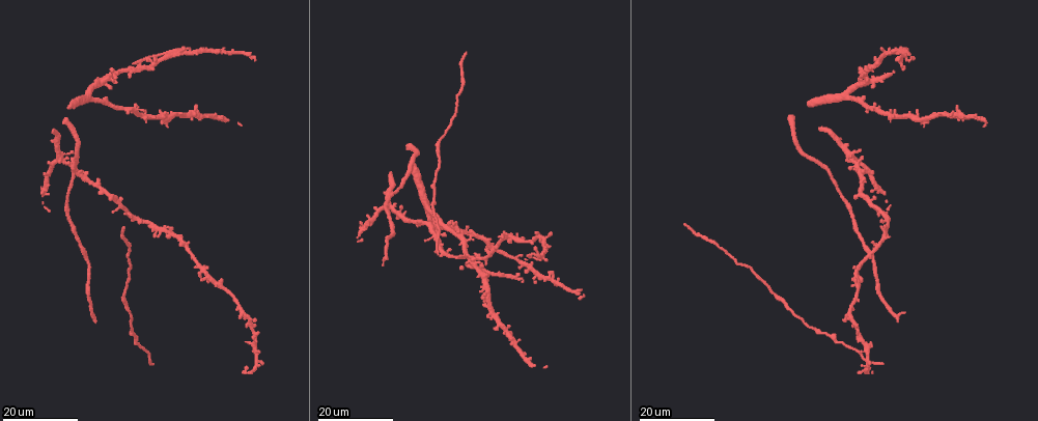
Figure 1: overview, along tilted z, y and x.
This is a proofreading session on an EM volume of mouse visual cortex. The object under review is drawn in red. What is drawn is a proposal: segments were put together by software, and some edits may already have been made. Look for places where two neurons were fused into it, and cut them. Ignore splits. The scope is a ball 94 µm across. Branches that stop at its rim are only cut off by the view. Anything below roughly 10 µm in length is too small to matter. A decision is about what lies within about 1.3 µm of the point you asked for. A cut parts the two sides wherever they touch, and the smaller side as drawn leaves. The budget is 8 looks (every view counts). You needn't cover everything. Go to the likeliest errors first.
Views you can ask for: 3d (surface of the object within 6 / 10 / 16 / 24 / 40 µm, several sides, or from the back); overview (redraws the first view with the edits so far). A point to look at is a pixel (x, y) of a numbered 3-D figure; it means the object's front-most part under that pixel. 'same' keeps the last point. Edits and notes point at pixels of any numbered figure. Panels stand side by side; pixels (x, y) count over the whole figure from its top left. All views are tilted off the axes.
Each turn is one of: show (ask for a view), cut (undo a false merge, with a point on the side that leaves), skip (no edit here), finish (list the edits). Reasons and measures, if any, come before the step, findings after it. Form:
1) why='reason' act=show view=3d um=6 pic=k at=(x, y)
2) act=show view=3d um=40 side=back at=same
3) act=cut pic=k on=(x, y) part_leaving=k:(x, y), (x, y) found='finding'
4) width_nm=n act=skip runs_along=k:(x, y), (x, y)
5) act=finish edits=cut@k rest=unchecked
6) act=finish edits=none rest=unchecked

why='calibre changes' act=show view=3d um=16 pic=1 at=(440, 221)

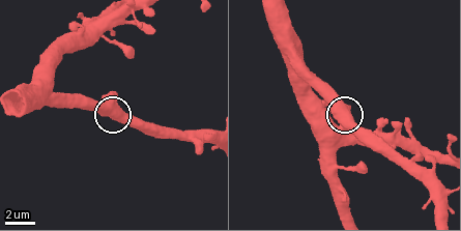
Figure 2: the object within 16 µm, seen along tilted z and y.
act=show view=3d um=6 pic=2 at=(117, 115)

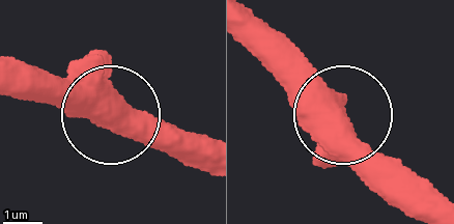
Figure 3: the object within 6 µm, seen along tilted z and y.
act=skip runs_along=3:(20, 89), (77, 92), (188, 155) found='all the same neuron'

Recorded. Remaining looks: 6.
why='calibre changes' act=show view=3d um=16 pic=1 at=(440, 141)

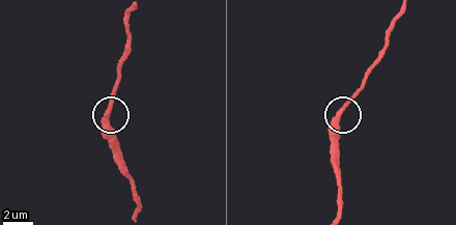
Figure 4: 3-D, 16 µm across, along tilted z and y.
why='closer look' act=show view=3d um=6 pic=4 at=(108, 117)

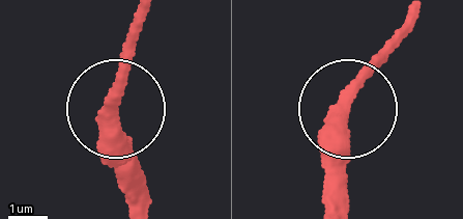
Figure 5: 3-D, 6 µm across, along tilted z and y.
act=skip runs_along=5:(136, 199), (116, 81), (136, 45) found='all the same neuron'

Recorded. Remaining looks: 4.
why='side arm on a straight run' act=show view=3d um=24 pic=1 at=(923, 117)

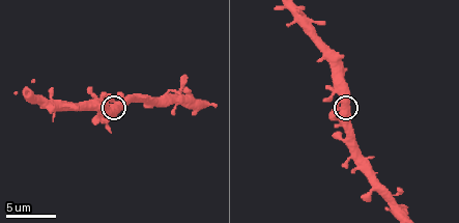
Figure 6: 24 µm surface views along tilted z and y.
act=show view=3d um=10 pic=6 at=(343, 106)

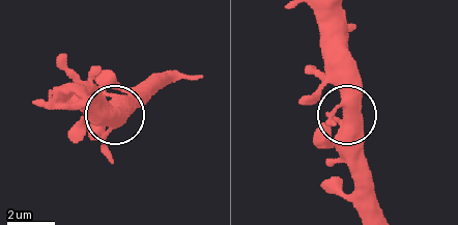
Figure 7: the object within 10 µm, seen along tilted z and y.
width_nm=490 act=skip found='continuous, no second neuron'

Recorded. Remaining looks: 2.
why='thick turns thin' act=show view=3d um=16 pic=1 at=(88, 298)

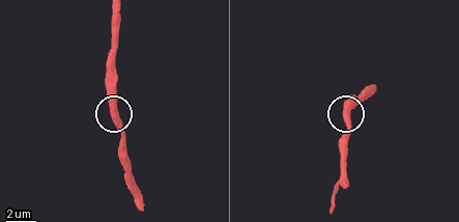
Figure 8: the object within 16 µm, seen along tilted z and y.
act=show view=3d um=10 pic=8 at=(345, 113)

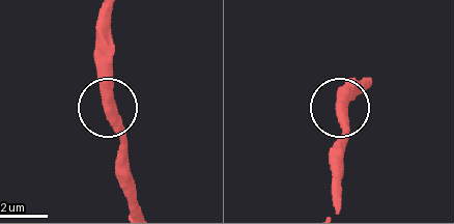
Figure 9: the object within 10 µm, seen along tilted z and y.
act=skip found='continuous, no second neuron'

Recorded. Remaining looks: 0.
act=finish edits=none rest=unchecked

